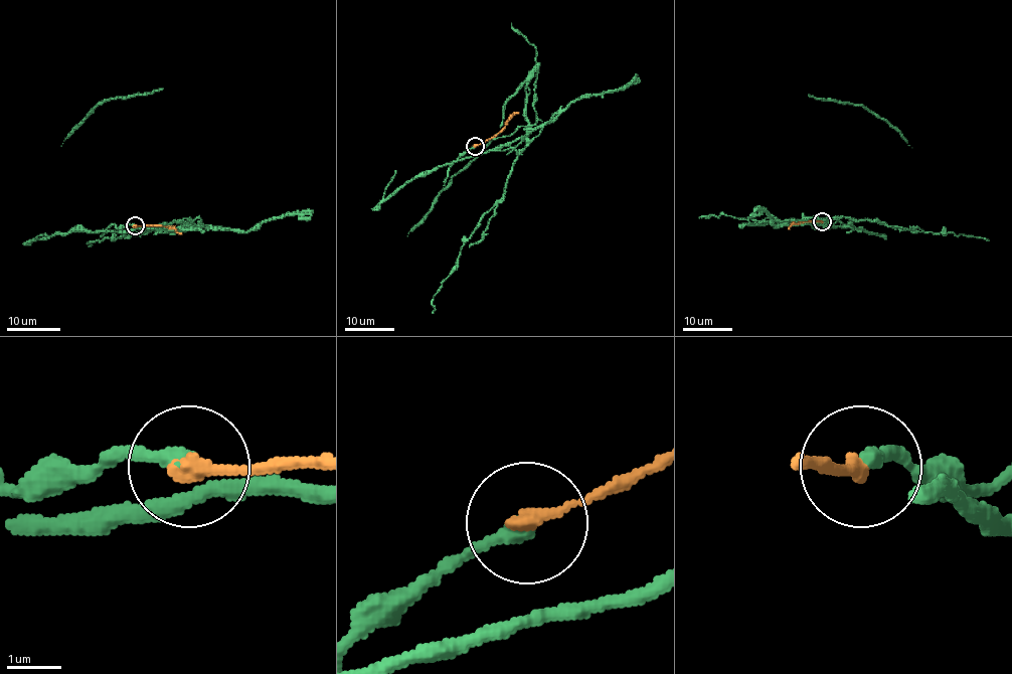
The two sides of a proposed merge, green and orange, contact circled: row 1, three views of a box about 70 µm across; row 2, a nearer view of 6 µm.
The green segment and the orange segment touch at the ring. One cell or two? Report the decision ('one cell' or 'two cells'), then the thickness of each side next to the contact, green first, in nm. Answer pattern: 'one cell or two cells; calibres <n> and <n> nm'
two cells; calibres 300 and 300 nm

